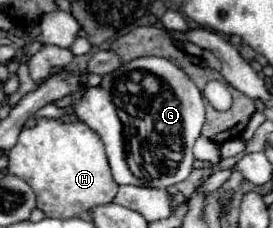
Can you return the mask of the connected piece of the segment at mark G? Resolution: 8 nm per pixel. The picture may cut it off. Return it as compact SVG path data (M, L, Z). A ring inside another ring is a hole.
M155 56L135 58L135 60L131 60L131 62L123 64L123 66L119 66L119 70L115 70L115 72L111 72L111 74L105 74L105 76L101 78L101 84L99 84L99 86L85 88L85 92L83 92L83 96L81 96L81 100L79 100L77 104L67 106L67 108L61 108L61 106L45 106L45 108L41 108L41 112L37 112L37 116L33 116L33 120L29 120L29 124L25 124L25 126L33 126L35 120L41 118L41 116L59 118L61 114L75 114L79 120L83 120L85 124L89 124L89 126L101 136L101 140L103 140L103 144L105 144L105 150L107 150L109 166L111 166L111 170L113 170L113 178L115 178L117 184L149 186L149 188L161 188L161 190L183 182L183 180L191 174L191 170L193 170L193 160L195 160L195 158L193 158L193 142L197 140L197 136L201 134L201 126L205 124L205 104L203 104L203 96L201 96L199 88L197 88L197 86L189 80L189 76L187 76L181 68L177 68L173 62L169 62L169 60L165 60L165 58L155 58Z

